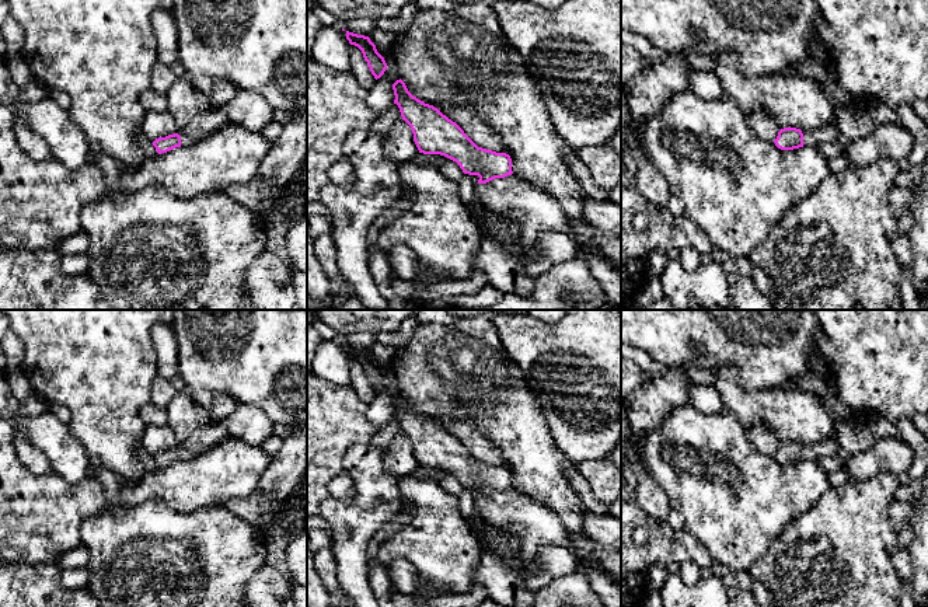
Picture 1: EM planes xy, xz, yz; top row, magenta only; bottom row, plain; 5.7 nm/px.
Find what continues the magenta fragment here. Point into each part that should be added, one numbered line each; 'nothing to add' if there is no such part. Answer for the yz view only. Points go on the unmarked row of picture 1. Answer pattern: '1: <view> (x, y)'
1: yz (812, 450)

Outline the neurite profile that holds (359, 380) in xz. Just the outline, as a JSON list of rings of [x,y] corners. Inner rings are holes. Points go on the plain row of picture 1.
[[[349,359],[349,366],[352,374],[350,384],[355,387],[359,398],[366,402],[371,402],[376,397],[376,393],[371,388],[370,381],[367,380],[367,376],[364,374],[362,364],[355,359]]]

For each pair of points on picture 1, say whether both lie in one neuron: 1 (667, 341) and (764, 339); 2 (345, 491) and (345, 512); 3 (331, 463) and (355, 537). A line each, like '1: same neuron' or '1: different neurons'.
1: same neuron
2: different neurons
3: different neurons

